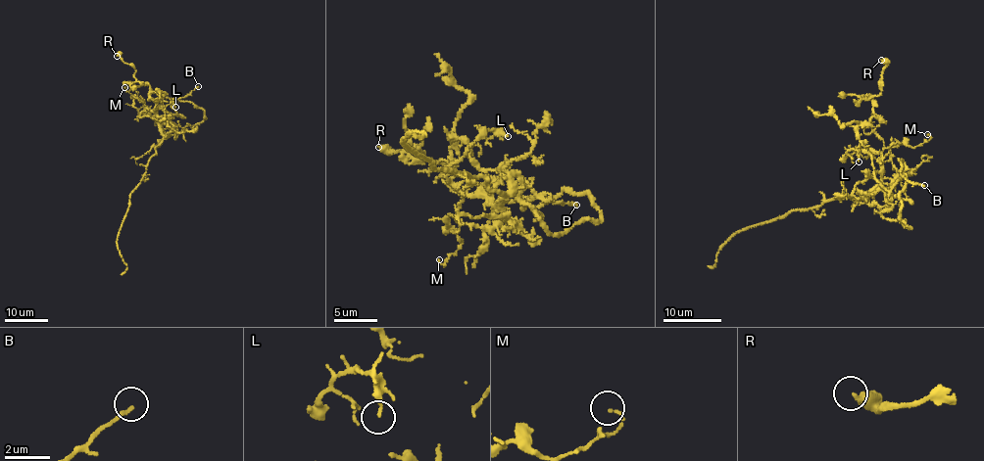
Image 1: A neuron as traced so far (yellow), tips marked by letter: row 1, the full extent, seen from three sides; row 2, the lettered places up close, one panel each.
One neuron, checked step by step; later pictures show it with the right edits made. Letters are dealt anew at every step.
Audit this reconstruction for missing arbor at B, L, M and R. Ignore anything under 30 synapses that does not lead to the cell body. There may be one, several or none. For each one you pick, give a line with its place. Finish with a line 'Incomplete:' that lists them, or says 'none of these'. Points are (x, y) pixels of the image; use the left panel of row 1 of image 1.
Incomplete: none of these

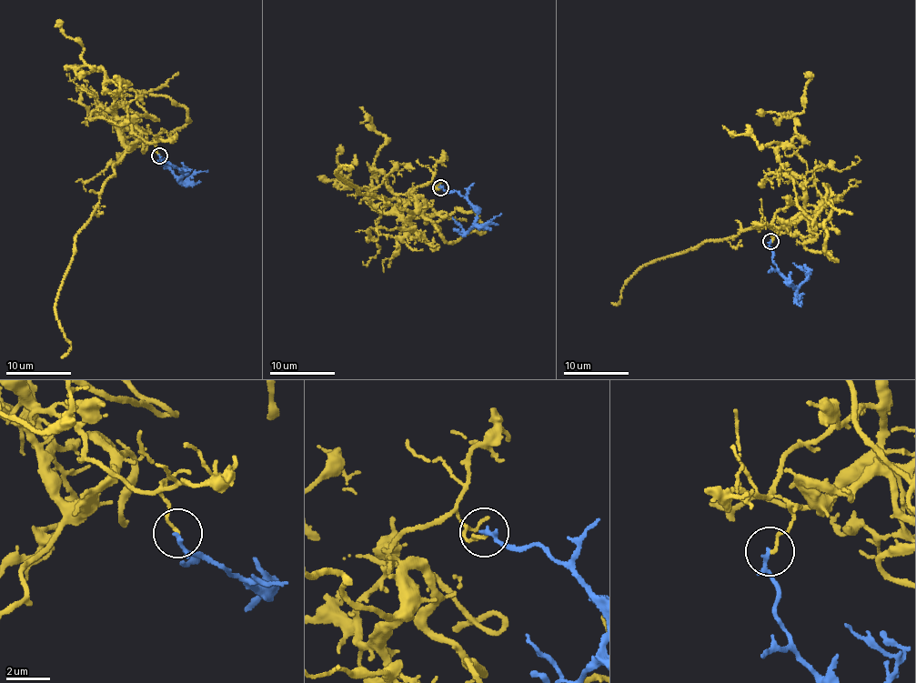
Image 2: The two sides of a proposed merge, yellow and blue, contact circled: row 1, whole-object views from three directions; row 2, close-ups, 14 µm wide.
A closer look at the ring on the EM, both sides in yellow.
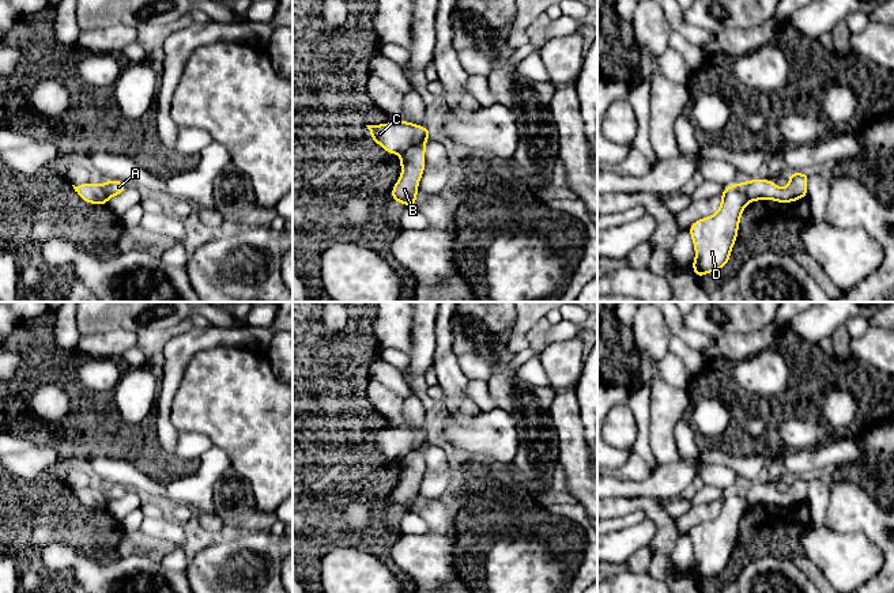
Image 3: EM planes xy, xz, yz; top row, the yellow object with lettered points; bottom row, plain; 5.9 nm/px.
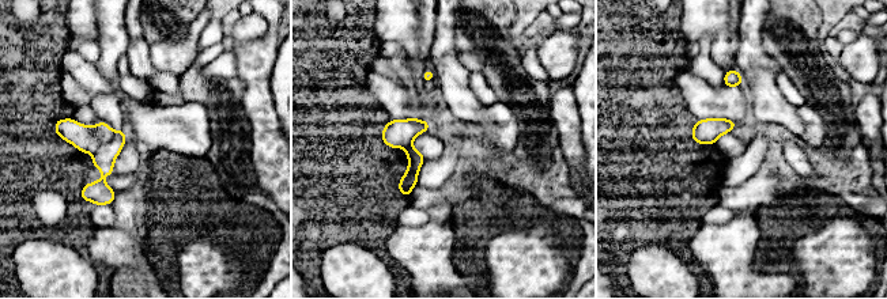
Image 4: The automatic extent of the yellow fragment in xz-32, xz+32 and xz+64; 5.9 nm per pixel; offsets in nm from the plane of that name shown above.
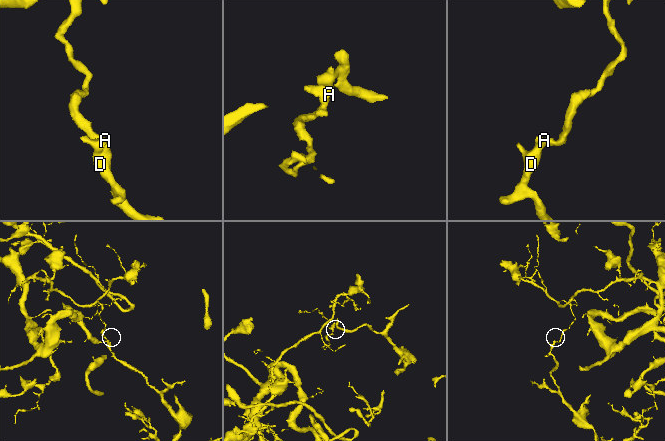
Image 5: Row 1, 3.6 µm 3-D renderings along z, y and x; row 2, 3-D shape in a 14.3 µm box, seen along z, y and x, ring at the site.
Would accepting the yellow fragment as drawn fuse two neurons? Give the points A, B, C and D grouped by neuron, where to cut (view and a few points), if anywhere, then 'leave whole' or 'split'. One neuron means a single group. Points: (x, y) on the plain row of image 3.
groups A B / C D; cut xz (429, 435), (400, 459); split

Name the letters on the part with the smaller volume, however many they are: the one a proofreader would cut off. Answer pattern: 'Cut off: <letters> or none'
Cut off: C, D

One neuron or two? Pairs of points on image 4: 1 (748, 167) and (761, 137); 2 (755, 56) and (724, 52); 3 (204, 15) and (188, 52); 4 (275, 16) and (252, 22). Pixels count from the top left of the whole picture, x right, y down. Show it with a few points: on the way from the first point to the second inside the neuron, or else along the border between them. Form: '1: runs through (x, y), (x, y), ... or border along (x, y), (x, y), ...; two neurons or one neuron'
1: runs through (750, 161), (761, 144); one neuron
2: border along (739, 37), (736, 67); two neurons
3: runs through (197, 25), (188, 42); one neuron
4: border along (263, 15), (268, 30), (245, 42); two neurons

